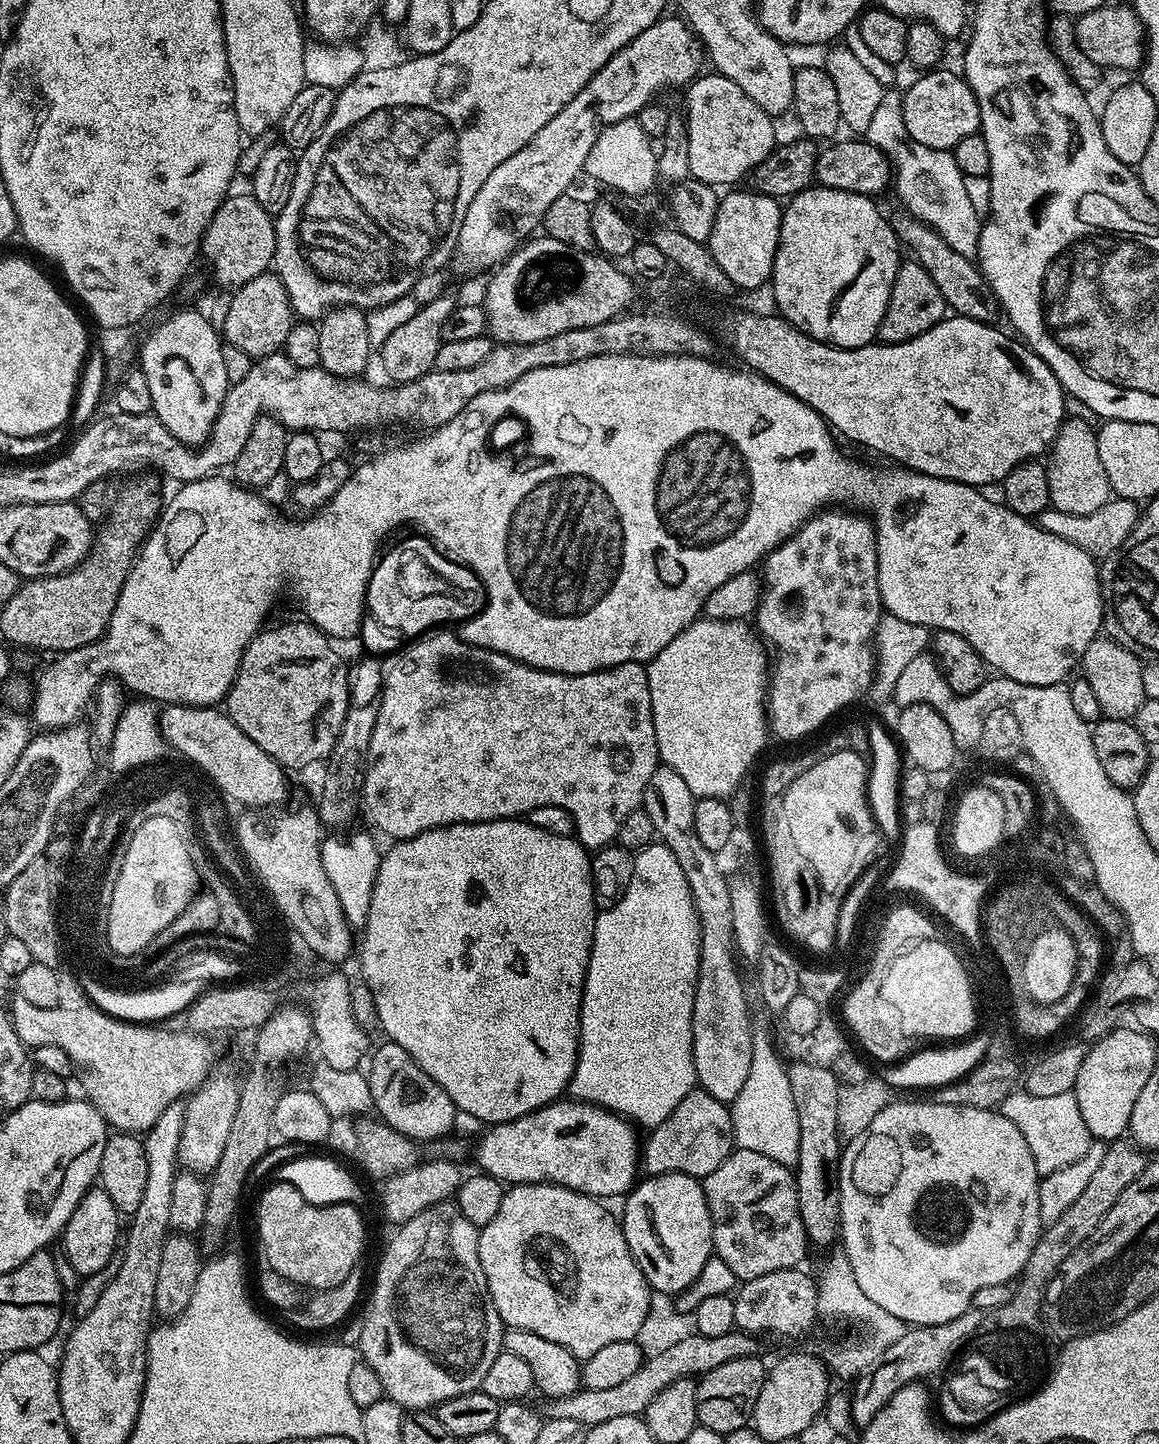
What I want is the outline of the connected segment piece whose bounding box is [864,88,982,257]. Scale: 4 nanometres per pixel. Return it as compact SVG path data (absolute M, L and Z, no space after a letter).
M890 88L884 92L864 138L875 148L882 150L894 165L894 188L896 184L896 192L903 203L901 204L903 209L911 213L916 220L930 225L932 229L942 234L950 250L958 250L958 254L963 256L975 257L978 250L982 212L976 209L976 204L972 201L971 194L968 193L969 181L962 174L962 170L958 170L950 150L934 150L933 147L922 146L921 143L914 143L909 139L904 118L904 98L900 90Z

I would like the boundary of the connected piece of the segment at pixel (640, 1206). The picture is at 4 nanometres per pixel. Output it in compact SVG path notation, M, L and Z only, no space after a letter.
M681 1172L648 1176L627 1193L624 1202L624 1237L648 1287L656 1294L665 1292L669 1298L685 1292L714 1255L712 1219L703 1183Z

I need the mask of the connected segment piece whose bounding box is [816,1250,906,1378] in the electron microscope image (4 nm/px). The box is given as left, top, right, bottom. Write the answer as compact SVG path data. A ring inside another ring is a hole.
M836 1250L836 1253L821 1266L820 1276L818 1275L816 1280L816 1297L818 1298L816 1310L821 1317L833 1316L848 1327L860 1330L860 1340L840 1340L822 1352L822 1359L833 1377L860 1377L890 1346L894 1345L894 1342L898 1341L898 1338L902 1338L906 1331L903 1320L894 1318L894 1314L886 1314L886 1310L878 1306L878 1302L870 1302L870 1298L862 1294L862 1286L858 1286L857 1280L854 1279L854 1270L843 1251Z

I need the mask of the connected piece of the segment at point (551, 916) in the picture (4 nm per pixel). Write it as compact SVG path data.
M509 818L507 820L487 820L477 824L452 824L448 828L435 828L426 830L409 840L402 840L391 845L389 852L385 851L380 857L378 866L378 878L374 882L374 894L370 898L370 914L368 920L364 923L362 935L364 941L359 941L358 948L360 952L360 972L364 975L364 980L368 983L368 992L372 995L372 1004L376 1007L376 1016L380 1019L380 1024L384 1027L384 1032L391 1043L402 1046L406 1054L415 1062L422 1071L430 1074L446 1094L455 1102L457 1109L466 1114L474 1114L481 1125L491 1126L494 1124L505 1124L511 1120L522 1118L526 1114L538 1111L539 1108L546 1107L565 1095L568 1083L576 1073L576 1056L580 1052L580 1003L584 993L584 979L588 969L588 953L592 950L592 939L594 938L594 926L598 915L598 905L594 898L592 889L592 861L590 859L589 849L584 848L575 835L563 837L559 834L552 834L547 830L539 829L534 826L527 818Z

